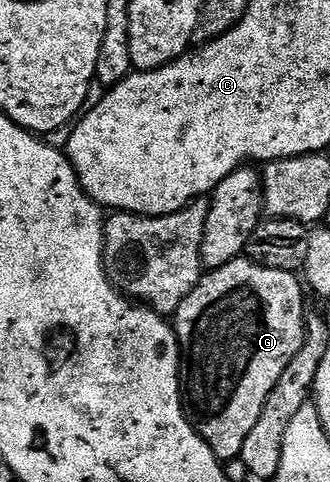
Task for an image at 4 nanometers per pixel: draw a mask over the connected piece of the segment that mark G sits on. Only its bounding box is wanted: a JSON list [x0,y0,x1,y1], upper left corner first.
[175,257,306,460]

